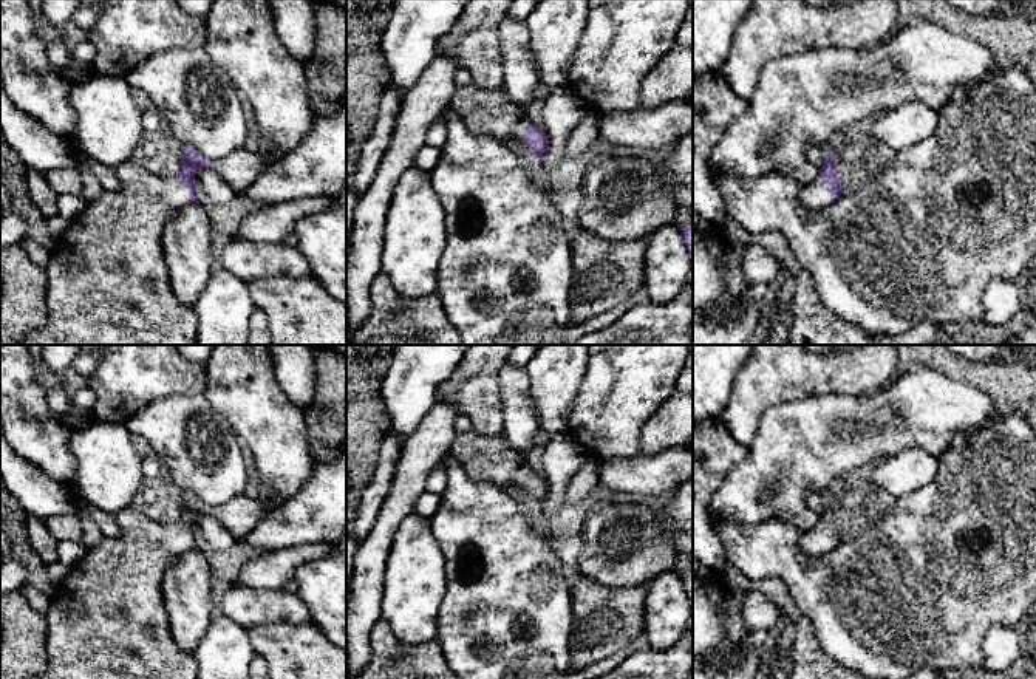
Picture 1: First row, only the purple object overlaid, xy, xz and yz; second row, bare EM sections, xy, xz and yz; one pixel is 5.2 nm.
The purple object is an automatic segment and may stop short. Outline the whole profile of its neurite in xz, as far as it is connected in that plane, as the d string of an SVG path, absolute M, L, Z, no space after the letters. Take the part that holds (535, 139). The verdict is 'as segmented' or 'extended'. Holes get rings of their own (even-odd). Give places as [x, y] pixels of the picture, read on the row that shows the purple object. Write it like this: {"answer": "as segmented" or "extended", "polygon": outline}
{"answer": "extended", "polygon": "M473 82L456 87L448 107L473 136L490 136L507 142L521 141L537 159L549 148L546 133L535 125L504 88L482 90Z"}

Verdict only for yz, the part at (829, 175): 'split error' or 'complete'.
split error

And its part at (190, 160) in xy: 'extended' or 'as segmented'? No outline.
extended

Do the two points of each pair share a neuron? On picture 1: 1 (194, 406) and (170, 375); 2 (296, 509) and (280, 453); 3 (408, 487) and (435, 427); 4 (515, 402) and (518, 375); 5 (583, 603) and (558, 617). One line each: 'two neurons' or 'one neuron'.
1: two neurons
2: two neurons
3: one neuron
4: one neuron
5: two neurons

